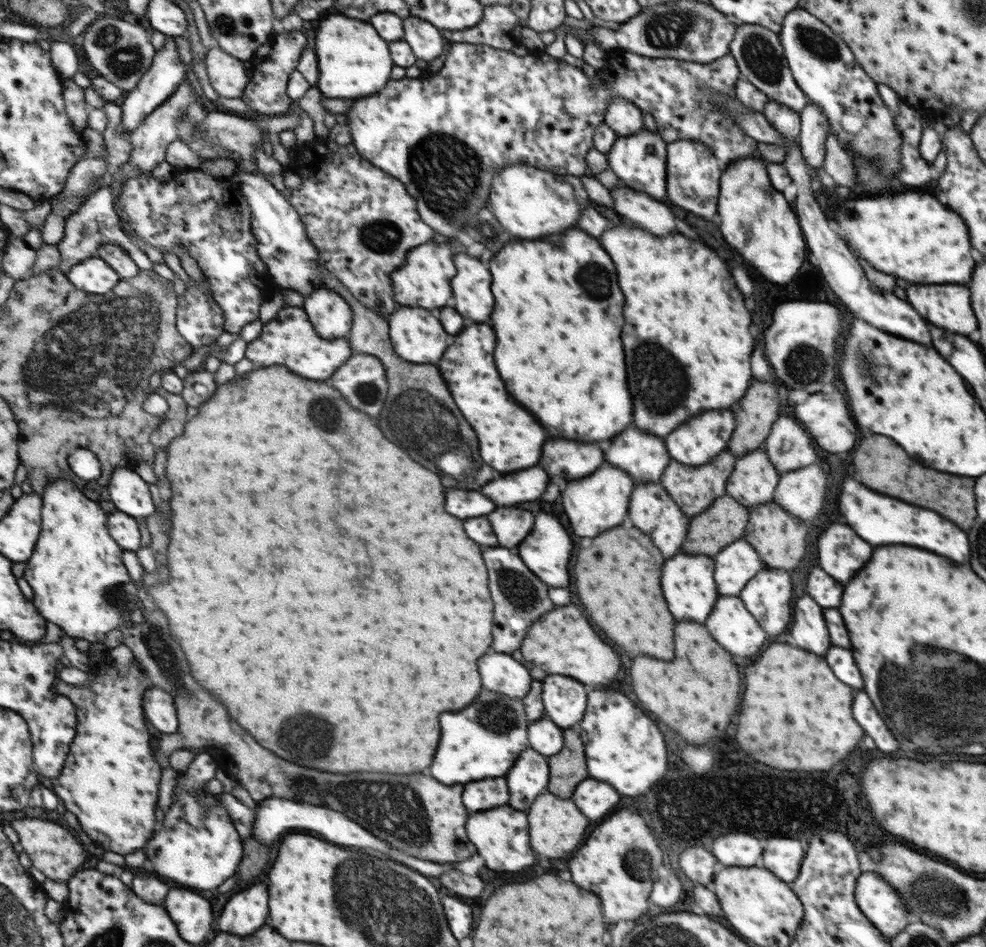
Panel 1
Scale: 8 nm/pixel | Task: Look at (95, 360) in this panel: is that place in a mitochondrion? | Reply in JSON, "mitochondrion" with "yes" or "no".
{"mitochondrion":"yes"}

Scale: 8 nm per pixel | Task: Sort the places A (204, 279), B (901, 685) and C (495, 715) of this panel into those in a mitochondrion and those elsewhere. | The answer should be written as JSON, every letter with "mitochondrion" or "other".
{"A":"other","B":"mitochondrion","C":"mitochondrion"}

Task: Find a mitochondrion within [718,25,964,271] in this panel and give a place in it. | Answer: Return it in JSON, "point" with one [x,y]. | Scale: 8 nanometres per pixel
{"point":[759,54]}

